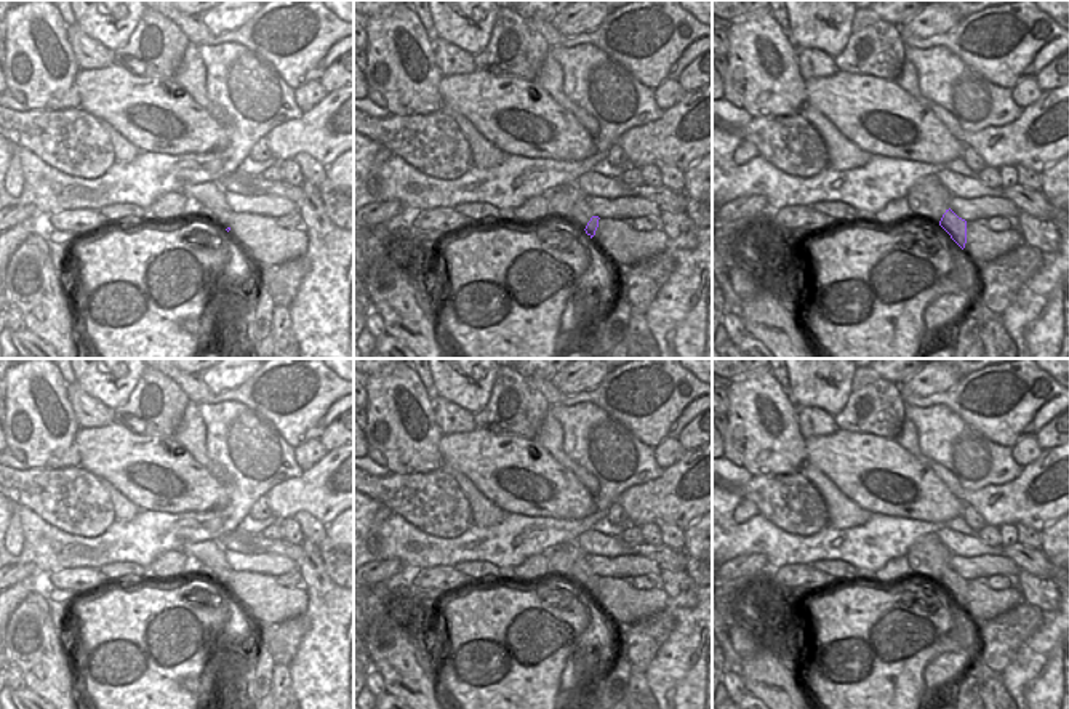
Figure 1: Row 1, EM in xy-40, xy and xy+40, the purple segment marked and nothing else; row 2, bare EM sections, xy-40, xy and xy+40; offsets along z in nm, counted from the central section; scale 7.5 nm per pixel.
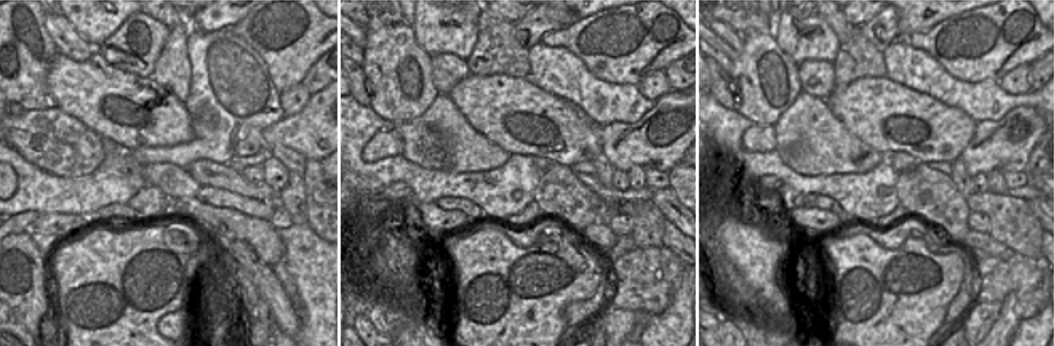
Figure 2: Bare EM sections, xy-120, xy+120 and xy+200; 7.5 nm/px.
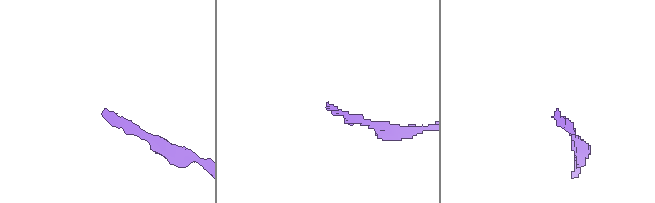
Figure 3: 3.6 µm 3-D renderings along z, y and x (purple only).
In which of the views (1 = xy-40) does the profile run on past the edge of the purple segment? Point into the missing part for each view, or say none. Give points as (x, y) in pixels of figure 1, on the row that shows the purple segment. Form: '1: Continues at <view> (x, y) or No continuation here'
1: No continuation here.

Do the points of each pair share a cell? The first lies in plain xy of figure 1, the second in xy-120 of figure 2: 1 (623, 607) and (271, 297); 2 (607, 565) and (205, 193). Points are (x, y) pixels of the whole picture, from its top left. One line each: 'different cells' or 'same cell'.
1: different cells
2: same cell

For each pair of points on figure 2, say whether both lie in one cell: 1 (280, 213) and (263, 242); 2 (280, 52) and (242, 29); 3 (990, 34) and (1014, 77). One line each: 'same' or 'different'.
1: different
2: same
3: different

